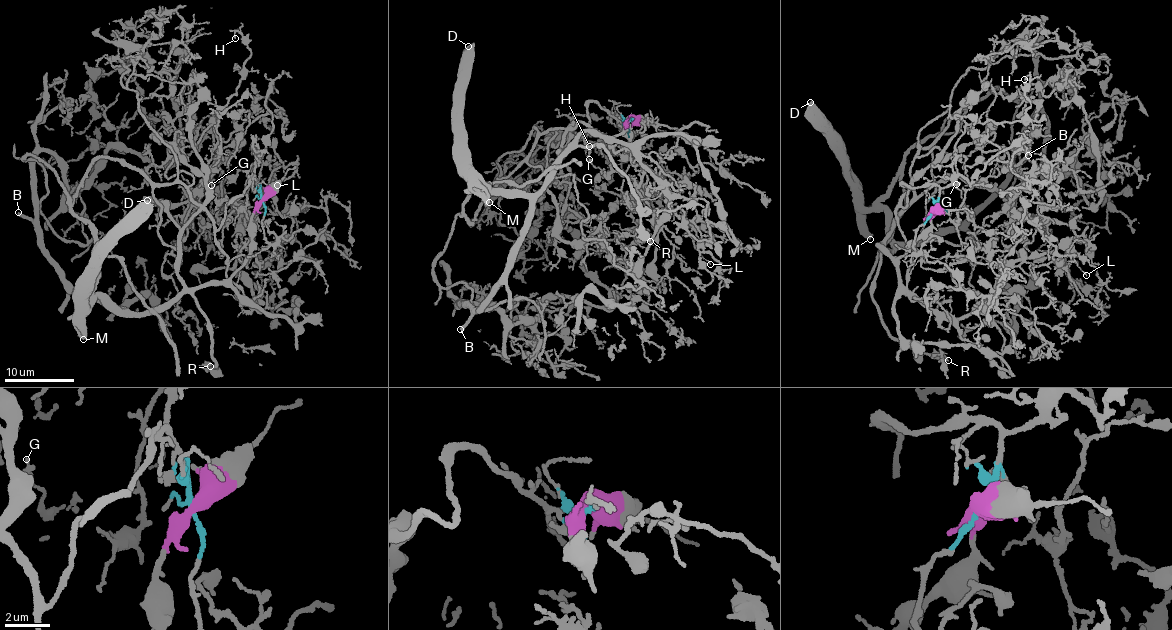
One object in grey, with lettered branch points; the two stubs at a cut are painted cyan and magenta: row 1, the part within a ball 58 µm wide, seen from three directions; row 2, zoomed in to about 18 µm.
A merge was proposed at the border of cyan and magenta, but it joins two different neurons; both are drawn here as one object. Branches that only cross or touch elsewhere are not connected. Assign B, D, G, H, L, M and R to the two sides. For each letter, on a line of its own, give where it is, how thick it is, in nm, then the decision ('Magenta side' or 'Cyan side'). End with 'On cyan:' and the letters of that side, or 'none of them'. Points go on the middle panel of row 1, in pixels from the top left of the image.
B: Place: (460, 329). Thickness 360 nm. Magenta side
D: Place: (468, 46). Thickness 420 nm. Magenta side
G: Place: (589, 159). Thickness 220 nm. Cyan side
H: Place: (589, 146). Thickness 150 nm. Cyan side
L: Place: (710, 264). Thickness 130 nm. Cyan side
M: Place: (489, 202). Thickness 400 nm. Magenta side
R: Place: (650, 241). Thickness 500 nm. Magenta side
On cyan: G, H, L

